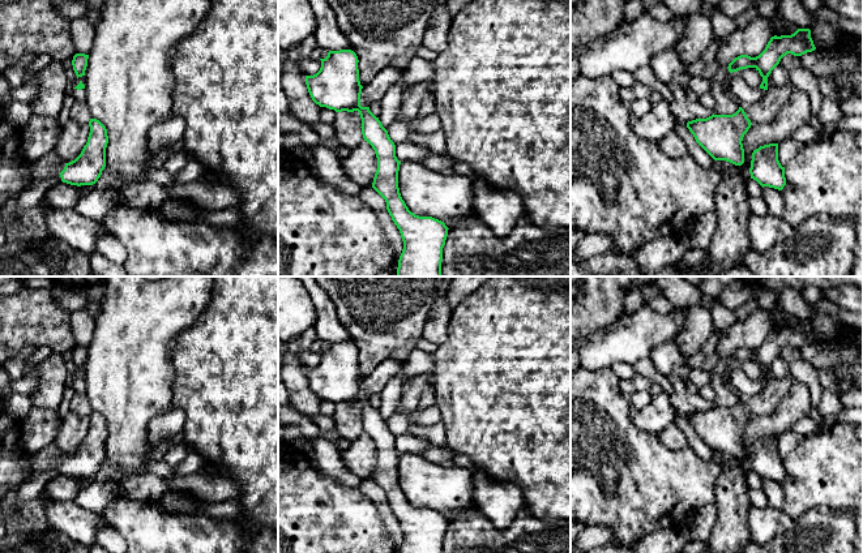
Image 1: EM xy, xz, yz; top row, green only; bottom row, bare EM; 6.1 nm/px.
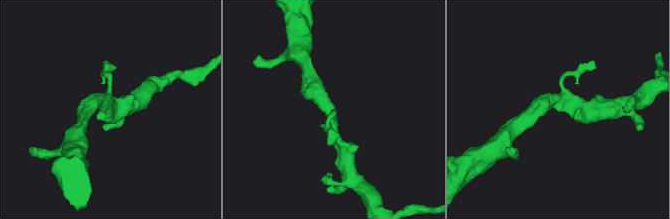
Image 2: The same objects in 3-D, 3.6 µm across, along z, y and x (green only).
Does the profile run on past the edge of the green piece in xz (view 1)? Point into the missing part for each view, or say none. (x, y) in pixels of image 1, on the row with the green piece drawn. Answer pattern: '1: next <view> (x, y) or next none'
1: next none

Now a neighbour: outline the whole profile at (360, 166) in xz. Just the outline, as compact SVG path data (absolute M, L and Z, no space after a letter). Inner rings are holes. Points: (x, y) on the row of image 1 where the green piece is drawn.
M363 140L353 149L349 157L342 159L342 166L347 176L362 189L372 187L377 170L377 158L367 141Z

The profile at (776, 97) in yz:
M787 81L782 86L773 86L766 91L765 98L759 103L740 103L751 123L769 121L794 93L794 86Z

